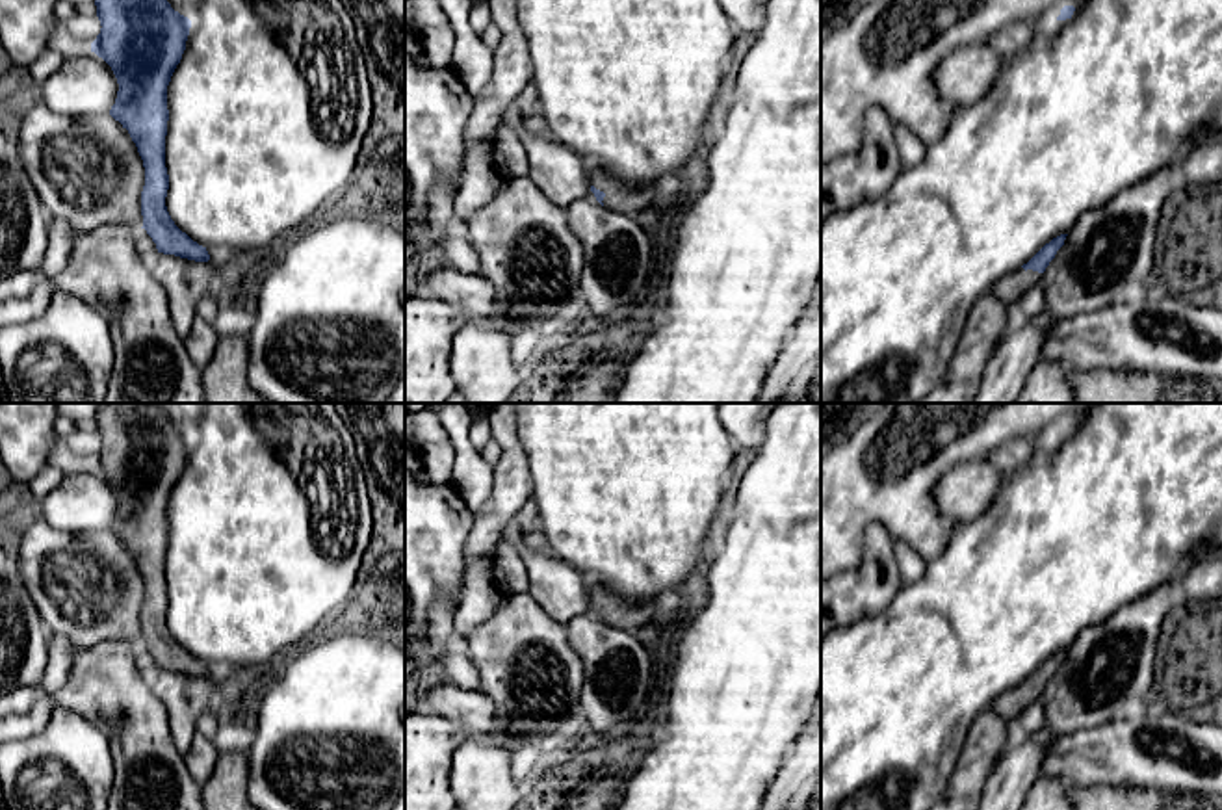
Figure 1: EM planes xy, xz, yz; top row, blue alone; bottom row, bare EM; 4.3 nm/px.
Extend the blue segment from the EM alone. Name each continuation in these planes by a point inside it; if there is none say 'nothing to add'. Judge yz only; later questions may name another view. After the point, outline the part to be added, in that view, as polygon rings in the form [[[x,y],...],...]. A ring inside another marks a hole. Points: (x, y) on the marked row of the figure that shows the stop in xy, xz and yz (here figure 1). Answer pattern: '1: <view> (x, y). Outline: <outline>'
1: yz (1014, 285). Outline: [[[1014,269],[1012,273],[1005,275],[994,288],[992,294],[1007,307],[1012,305],[1031,288],[1040,284],[1042,273],[1033,269]]]

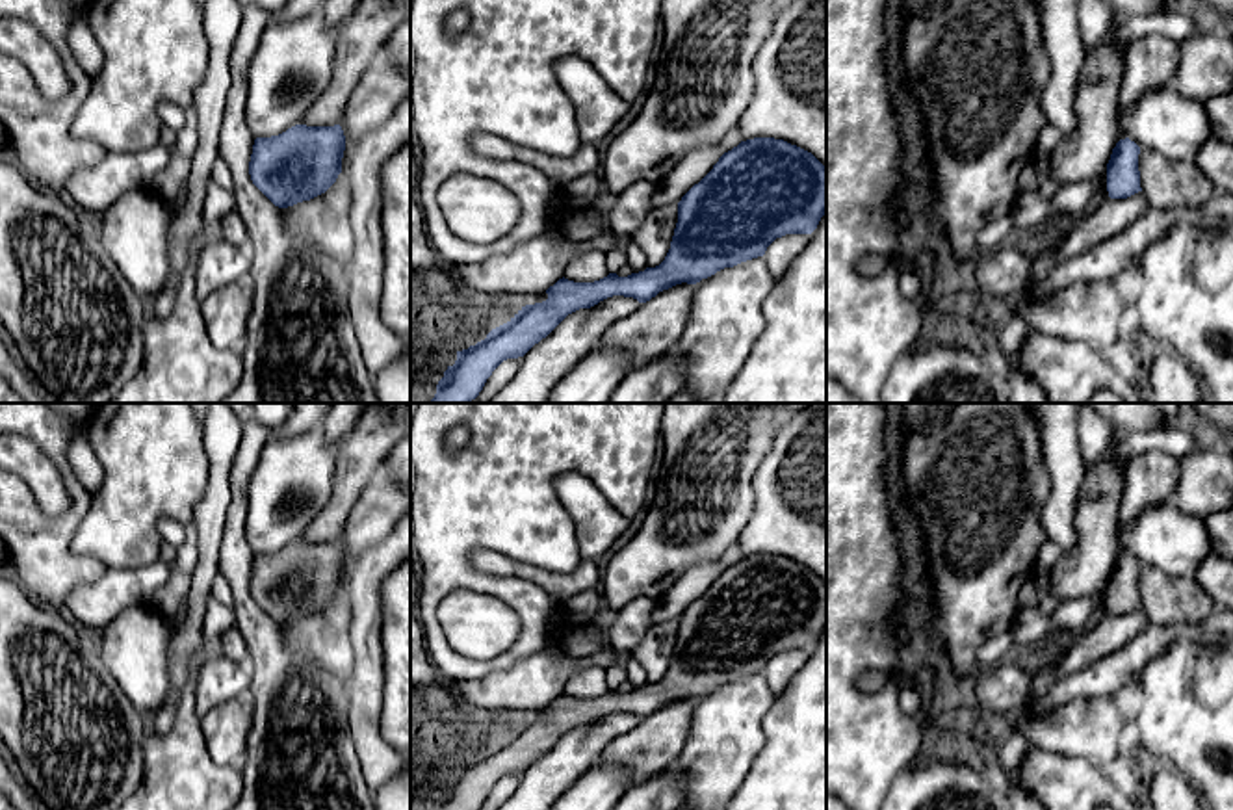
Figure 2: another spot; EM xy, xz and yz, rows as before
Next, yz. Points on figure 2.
nothing to add

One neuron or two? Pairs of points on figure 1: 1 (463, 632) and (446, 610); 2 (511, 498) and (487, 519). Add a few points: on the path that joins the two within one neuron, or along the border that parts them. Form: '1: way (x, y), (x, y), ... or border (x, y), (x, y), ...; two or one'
1: border (463, 576), (463, 591), (454, 615), (454, 638); two
2: way (506, 502), (493, 515); one

